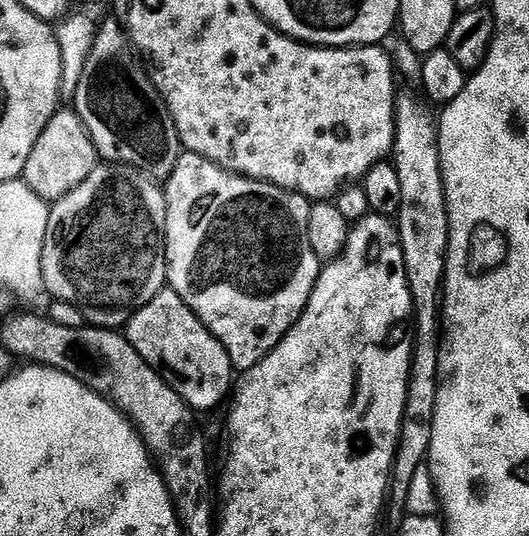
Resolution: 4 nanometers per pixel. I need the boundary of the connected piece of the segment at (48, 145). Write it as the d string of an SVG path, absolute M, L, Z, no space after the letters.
M58 110L42 130L34 150L24 167L22 180L34 192L47 202L55 202L74 186L78 186L96 168L98 155L91 138L75 111Z

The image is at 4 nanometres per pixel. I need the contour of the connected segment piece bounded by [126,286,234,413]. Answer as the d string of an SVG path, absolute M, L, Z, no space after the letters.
M161 288L157 296L138 309L128 319L126 335L130 346L142 354L144 361L168 383L170 390L177 392L197 413L208 412L229 399L234 388L230 354L222 342L202 326L194 310L178 298L173 288Z

